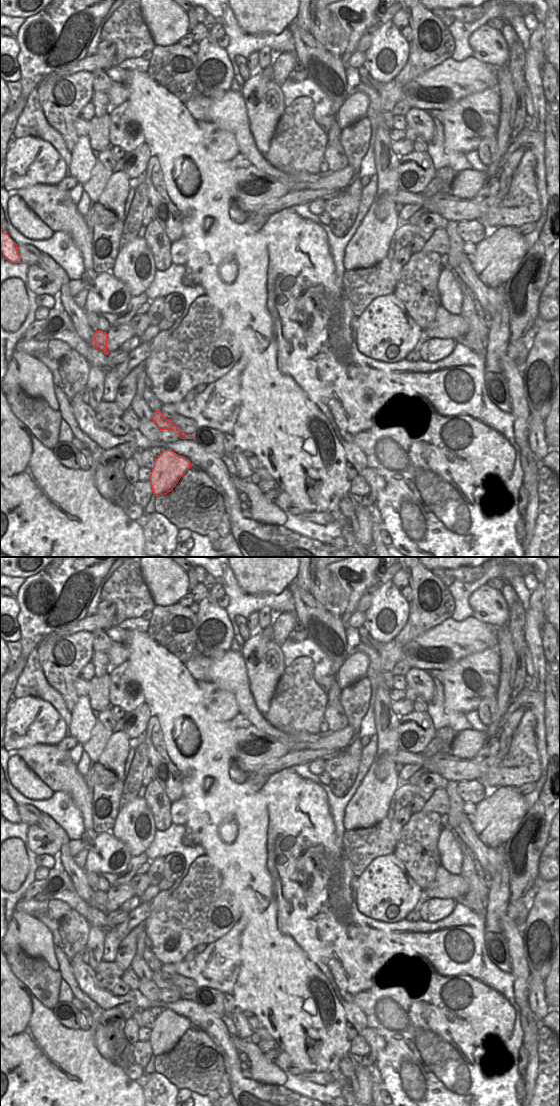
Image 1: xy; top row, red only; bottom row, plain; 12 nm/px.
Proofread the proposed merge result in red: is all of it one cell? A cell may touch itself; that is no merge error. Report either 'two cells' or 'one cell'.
two cells

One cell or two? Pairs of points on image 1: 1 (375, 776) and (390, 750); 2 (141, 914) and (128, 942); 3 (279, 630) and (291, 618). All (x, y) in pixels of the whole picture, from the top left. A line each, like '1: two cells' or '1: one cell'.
1: one cell
2: two cells
3: one cell

